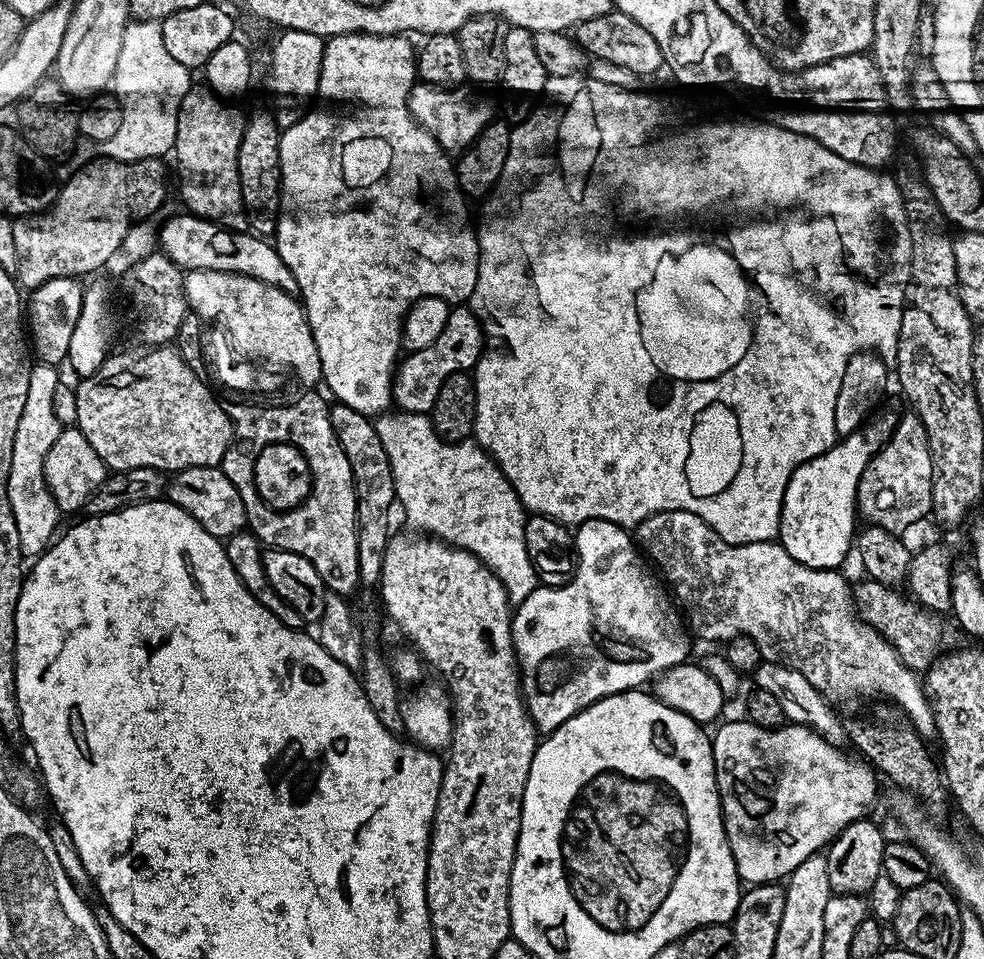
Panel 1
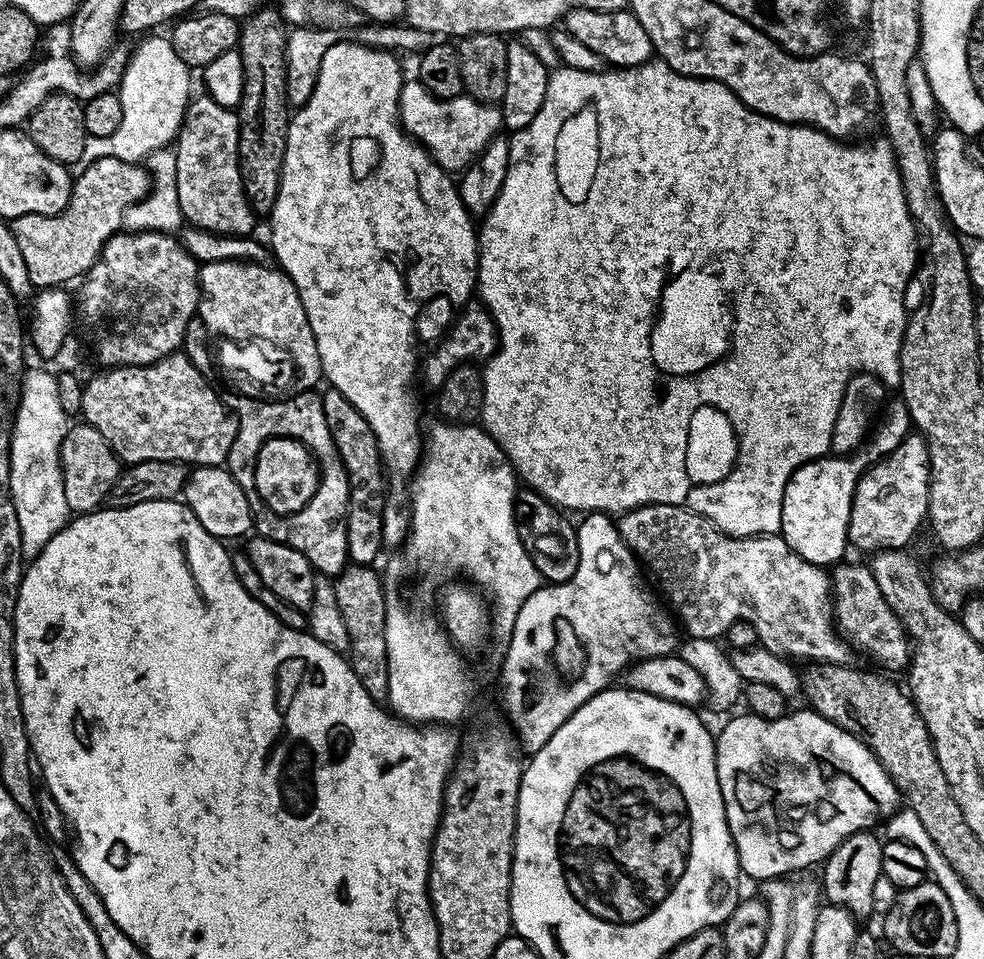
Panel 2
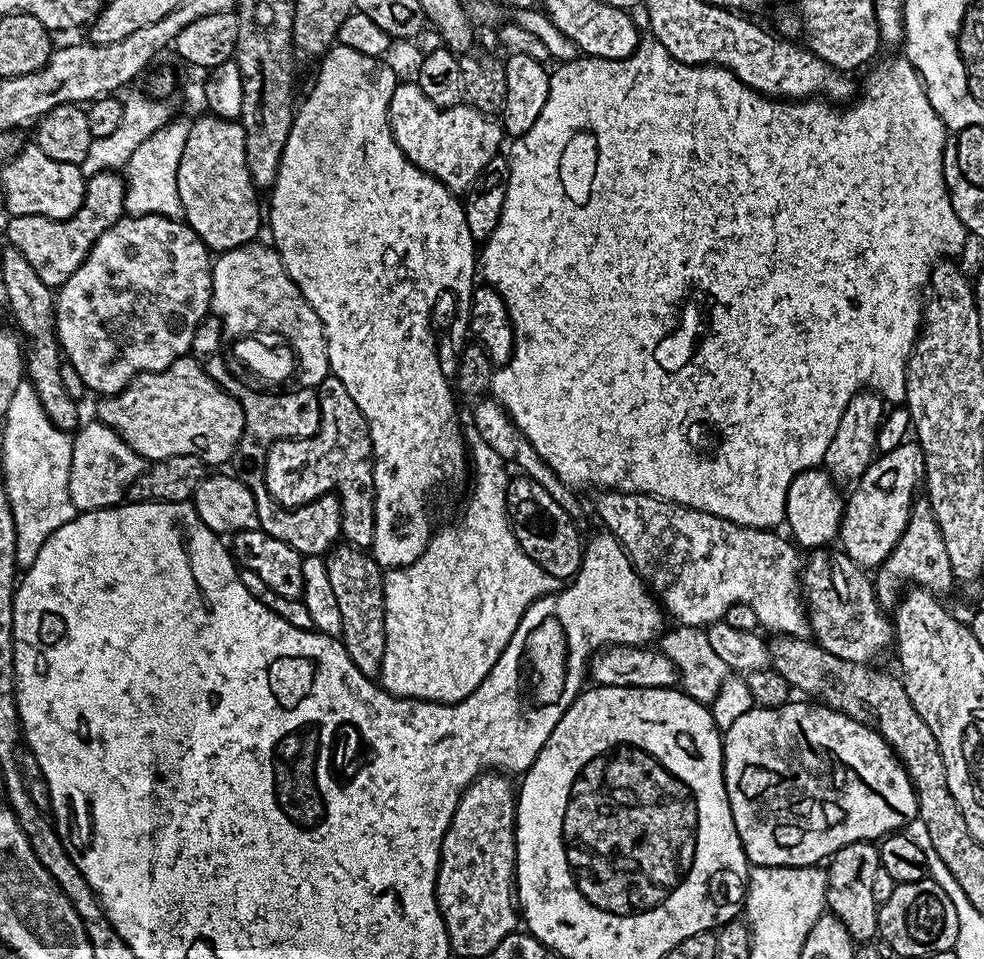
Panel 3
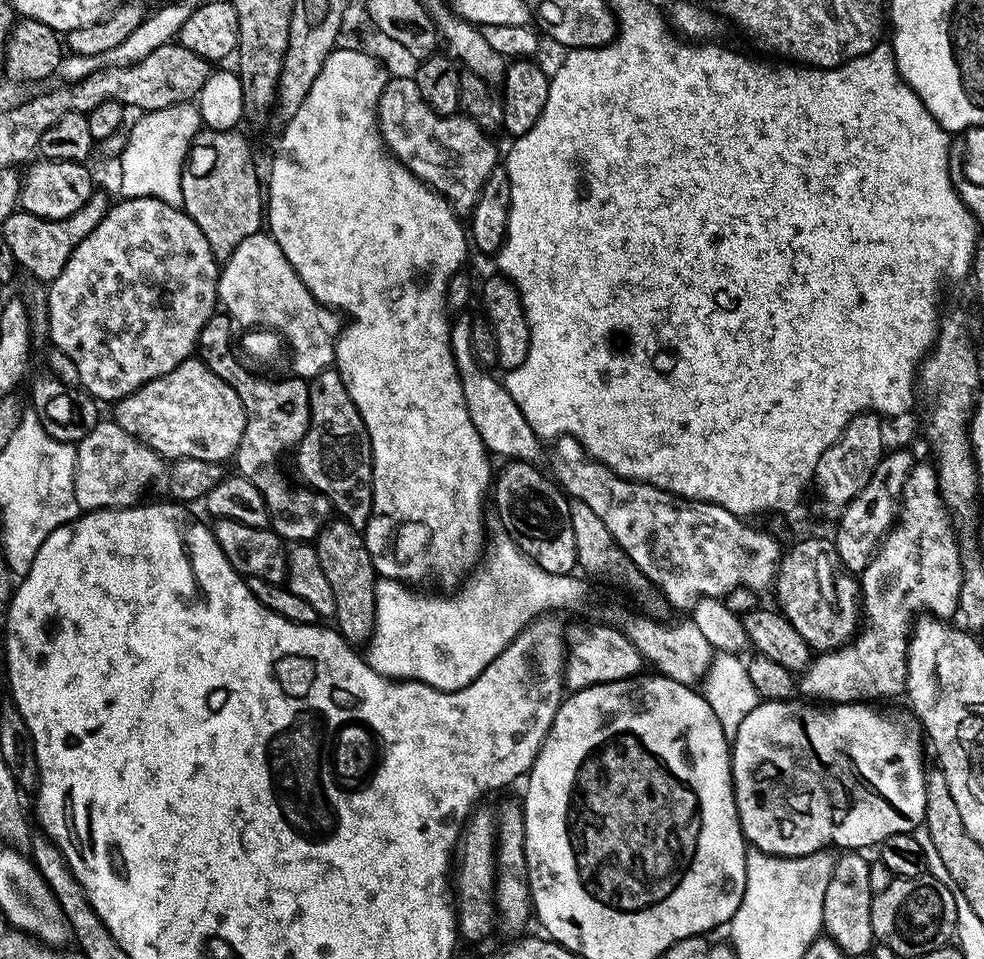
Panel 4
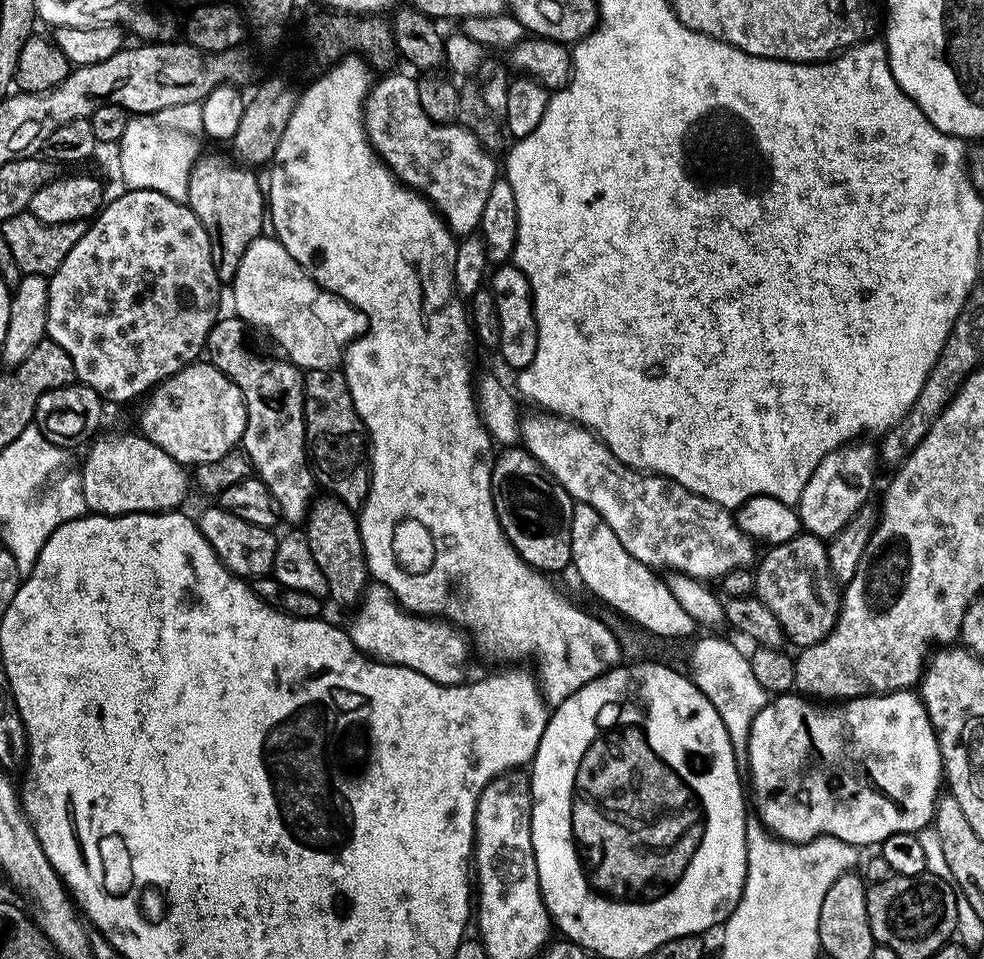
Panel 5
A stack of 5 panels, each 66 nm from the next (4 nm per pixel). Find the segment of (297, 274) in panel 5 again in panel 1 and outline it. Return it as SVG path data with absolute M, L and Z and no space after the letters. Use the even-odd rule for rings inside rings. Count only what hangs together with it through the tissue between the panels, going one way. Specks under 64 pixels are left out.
M191 269L184 278L184 293L189 309L205 322L213 325L228 324L236 332L236 344L244 352L256 352L256 356L276 356L276 360L288 360L296 364L296 372L304 380L321 383L318 346L314 346L314 334L308 325L304 305L293 293L284 292L278 286L270 286L258 278L239 276L222 270Z

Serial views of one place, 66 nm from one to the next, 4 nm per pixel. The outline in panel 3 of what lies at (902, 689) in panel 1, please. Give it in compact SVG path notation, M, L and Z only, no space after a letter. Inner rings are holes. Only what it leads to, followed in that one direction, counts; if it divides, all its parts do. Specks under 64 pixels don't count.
M604 490L599 495L596 512L604 523L603 527L624 547L632 559L632 567L639 572L645 584L655 589L663 611L671 619L673 616L674 621L703 629L709 624L723 621L726 612L735 604L745 604L754 610L754 614L758 614L761 629L769 628L772 634L789 637L804 638L809 635L806 604L798 595L802 560L796 557L798 548L791 539L783 540L776 530L743 528L741 524L723 520L714 514L686 508L672 500L659 500L656 496L641 492Z

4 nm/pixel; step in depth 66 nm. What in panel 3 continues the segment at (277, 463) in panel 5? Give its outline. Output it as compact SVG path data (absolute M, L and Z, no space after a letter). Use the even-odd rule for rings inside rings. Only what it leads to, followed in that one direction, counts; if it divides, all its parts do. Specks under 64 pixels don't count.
M214 314L204 317L204 321L194 330L194 342L192 343L191 357L197 360L206 370L210 378L220 388L226 389L242 406L244 411L244 433L240 439L238 449L238 461L240 460L240 469L238 469L240 481L254 494L254 502L258 506L258 518L260 519L260 529L274 538L279 538L281 542L286 542L286 546L294 546L301 556L324 556L332 551L334 545L341 539L340 531L340 499L335 494L320 496L317 500L311 500L309 504L303 504L301 508L287 509L282 507L266 490L264 481L264 459L270 455L270 449L278 440L291 440L293 438L307 438L313 436L320 425L320 398L315 388L292 388L288 392L284 390L272 390L276 392L259 392L256 388L251 388L248 384L243 384L234 373L228 369L228 360L224 357L223 348L226 348L226 333L220 319Z

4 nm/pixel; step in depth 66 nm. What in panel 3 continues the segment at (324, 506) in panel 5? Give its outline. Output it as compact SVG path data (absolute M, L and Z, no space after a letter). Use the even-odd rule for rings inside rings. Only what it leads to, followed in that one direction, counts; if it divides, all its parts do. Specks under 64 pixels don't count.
M340 542L326 556L326 574L330 574L330 587L342 614L342 630L339 639L344 642L350 662L362 670L362 674L379 677L382 654L386 654L386 626L384 625L384 572L376 559L365 549Z

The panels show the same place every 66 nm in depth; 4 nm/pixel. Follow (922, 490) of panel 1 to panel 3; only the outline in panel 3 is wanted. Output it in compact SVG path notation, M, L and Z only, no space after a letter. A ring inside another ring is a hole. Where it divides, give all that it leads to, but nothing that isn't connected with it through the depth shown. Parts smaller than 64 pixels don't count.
M905 442L889 452L877 455L872 465L865 470L863 476L855 481L852 497L847 497L844 506L844 517L840 519L839 547L859 568L865 570L879 569L885 558L892 553L894 546L902 538L902 534L908 525L908 519L912 516L914 497L917 495L916 484L921 483L924 474L924 451L919 443Z

